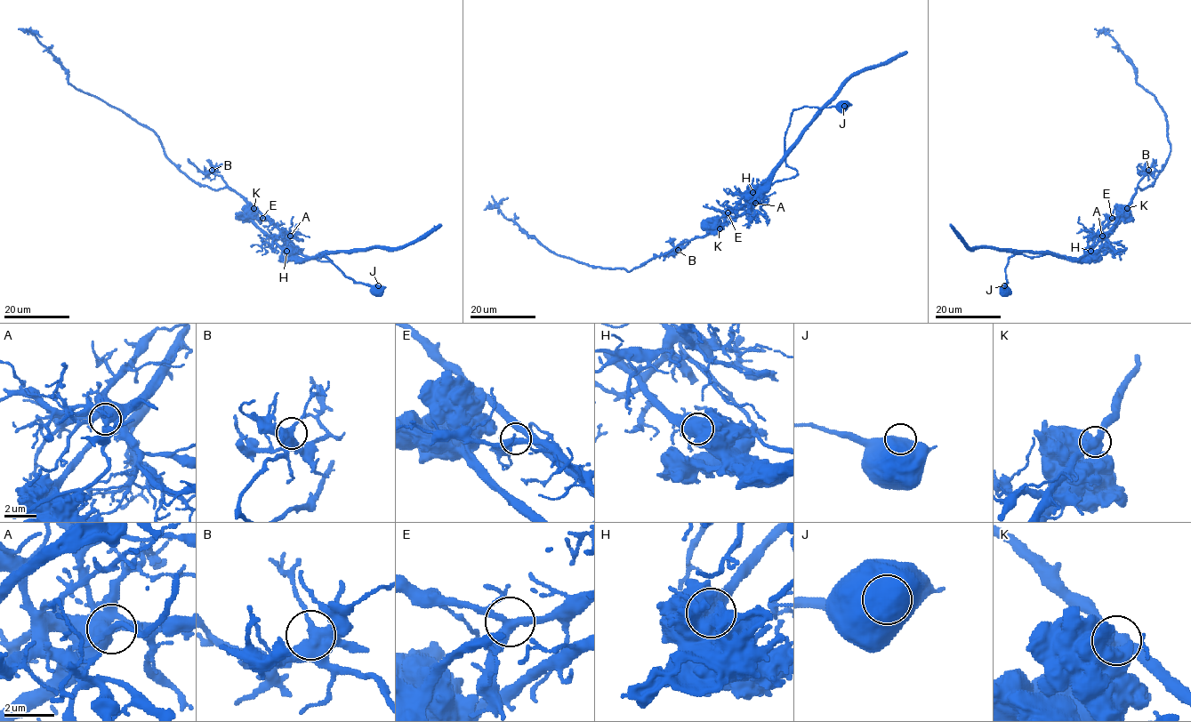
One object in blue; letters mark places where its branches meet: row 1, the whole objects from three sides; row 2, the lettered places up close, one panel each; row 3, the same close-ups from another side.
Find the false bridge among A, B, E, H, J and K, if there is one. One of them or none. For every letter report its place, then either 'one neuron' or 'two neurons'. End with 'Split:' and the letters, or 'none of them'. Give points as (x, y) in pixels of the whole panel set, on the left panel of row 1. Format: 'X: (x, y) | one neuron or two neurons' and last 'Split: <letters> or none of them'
A: (290, 236) | one neuron
B: (212, 170) | one neuron
E: (262, 218) | one neuron
H: (286, 251) | one neuron
J: (378, 285) | one neuron
K: (253, 208) | two neurons
Split: K

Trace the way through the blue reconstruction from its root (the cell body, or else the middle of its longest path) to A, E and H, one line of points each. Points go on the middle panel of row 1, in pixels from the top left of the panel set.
A: (702, 237), (714, 233), (755, 203)
E: (702, 237), (713, 233), (725, 222), (728, 212)
H: (702, 237), (712, 233), (717, 228), (717, 221), (752, 192)

